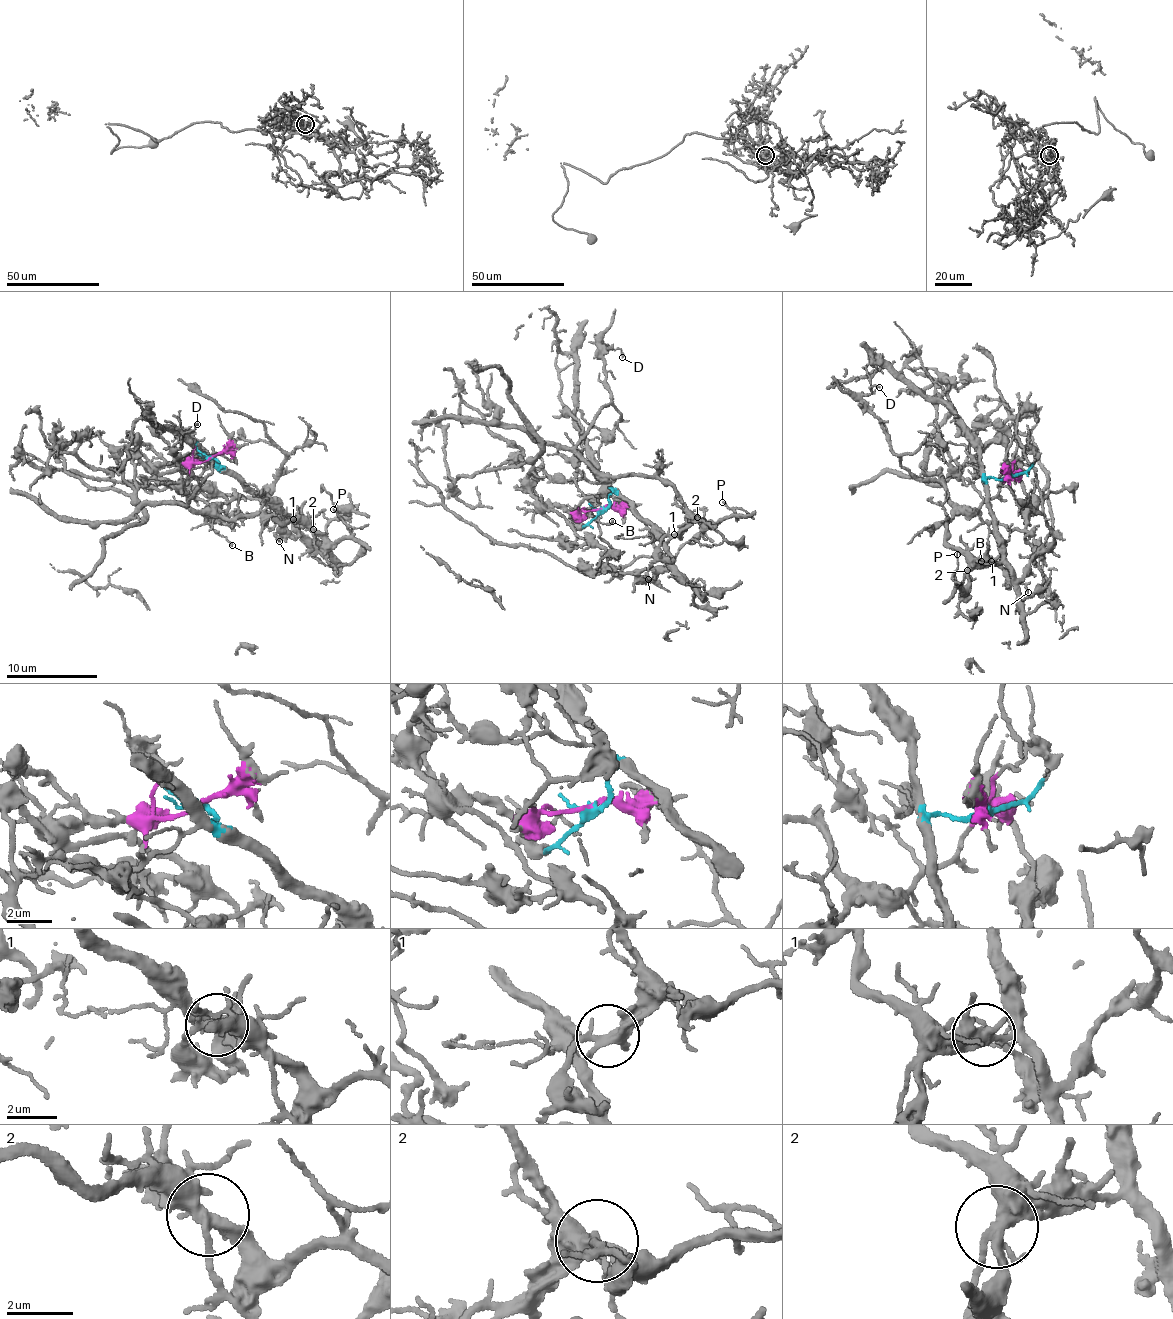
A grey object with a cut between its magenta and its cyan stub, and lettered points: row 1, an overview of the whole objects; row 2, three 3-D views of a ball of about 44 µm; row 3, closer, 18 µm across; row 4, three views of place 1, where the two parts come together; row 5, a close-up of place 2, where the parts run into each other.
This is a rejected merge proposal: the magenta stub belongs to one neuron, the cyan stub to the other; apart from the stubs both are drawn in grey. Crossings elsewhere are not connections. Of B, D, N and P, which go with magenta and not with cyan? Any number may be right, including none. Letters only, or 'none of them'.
B, D, N, P

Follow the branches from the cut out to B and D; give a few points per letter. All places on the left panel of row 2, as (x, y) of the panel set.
B: (209, 458), (193, 463), (187, 481), (192, 494), (205, 502), (206, 522), (227, 537), (232, 546)
D: (209, 458), (193, 463), (187, 481), (211, 508), (182, 507), (200, 484), (174, 450), (198, 424)

